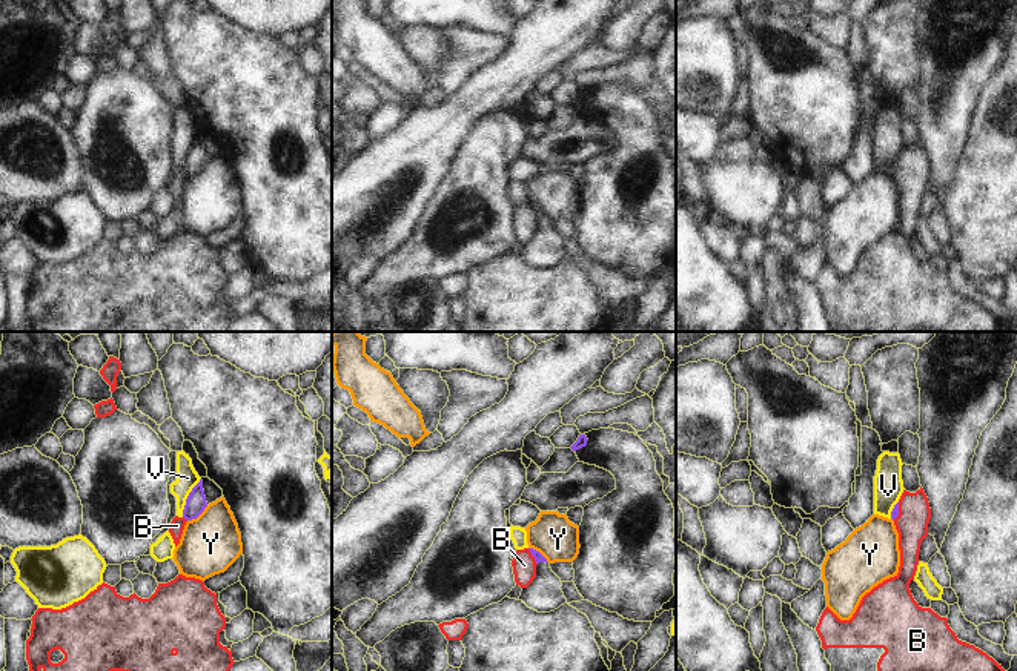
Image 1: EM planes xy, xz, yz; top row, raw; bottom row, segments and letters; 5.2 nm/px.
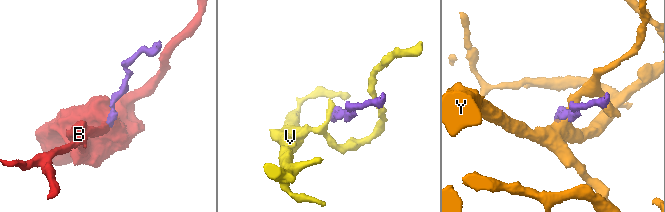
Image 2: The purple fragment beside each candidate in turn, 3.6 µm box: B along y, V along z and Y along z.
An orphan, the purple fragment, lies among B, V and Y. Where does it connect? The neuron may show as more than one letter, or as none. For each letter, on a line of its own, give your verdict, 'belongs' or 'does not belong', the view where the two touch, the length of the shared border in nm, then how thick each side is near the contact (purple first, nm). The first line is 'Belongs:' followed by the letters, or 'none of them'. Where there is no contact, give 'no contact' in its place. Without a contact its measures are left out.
Belongs: none of them
B: does not belong; meets purple in xy; contact 40 nm long; 110 nm thick on the purple side, 80 nm on the other
V: does not belong; meets purple in xy; contact 220 nm long; 110 nm thick on the purple side, 110 nm on the other
Y: does not belong; meets purple in xy; contact 140 nm long; 110 nm thick on the purple side, 300 nm on the other

